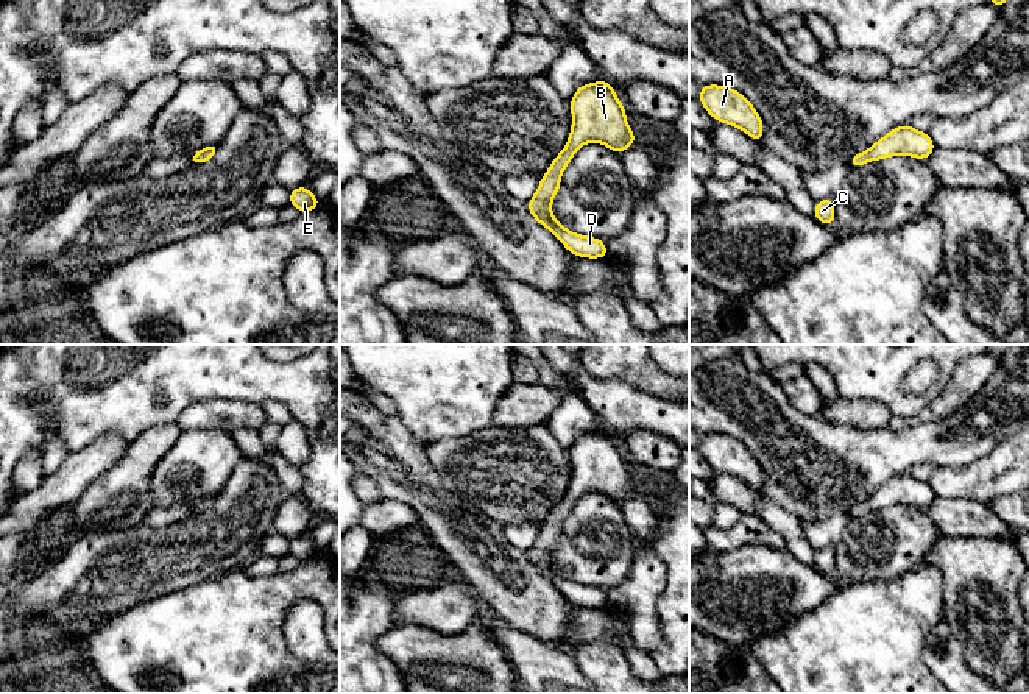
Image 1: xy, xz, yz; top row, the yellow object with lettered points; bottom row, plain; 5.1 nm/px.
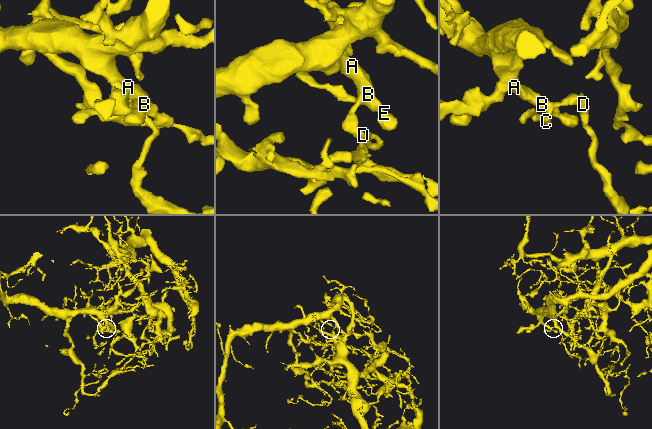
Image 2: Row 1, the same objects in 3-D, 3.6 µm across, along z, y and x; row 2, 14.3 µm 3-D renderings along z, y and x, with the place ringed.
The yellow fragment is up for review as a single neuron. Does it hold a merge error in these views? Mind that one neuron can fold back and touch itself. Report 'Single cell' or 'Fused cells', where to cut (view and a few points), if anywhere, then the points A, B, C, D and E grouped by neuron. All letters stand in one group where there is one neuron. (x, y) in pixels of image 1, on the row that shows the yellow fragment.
Single cell. No split. Groups: A B C D E

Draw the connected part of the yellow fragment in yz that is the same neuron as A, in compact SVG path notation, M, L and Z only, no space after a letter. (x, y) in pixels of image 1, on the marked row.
M700 84L698 101L717 123L728 123L744 131L756 143L764 139L761 115L739 90L722 84Z

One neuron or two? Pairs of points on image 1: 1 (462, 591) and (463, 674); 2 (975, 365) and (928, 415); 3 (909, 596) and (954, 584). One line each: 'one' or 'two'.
1: two
2: one
3: two

